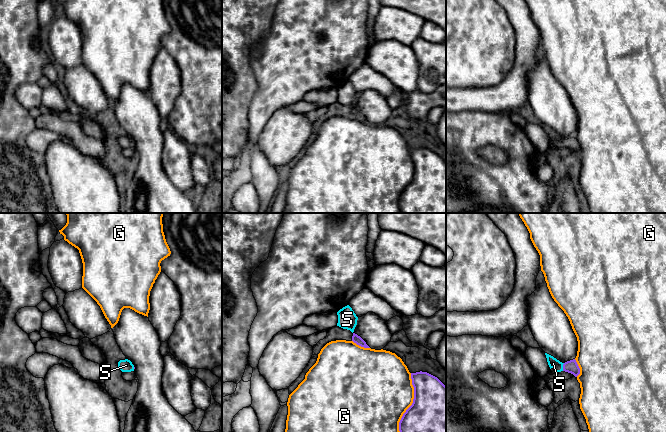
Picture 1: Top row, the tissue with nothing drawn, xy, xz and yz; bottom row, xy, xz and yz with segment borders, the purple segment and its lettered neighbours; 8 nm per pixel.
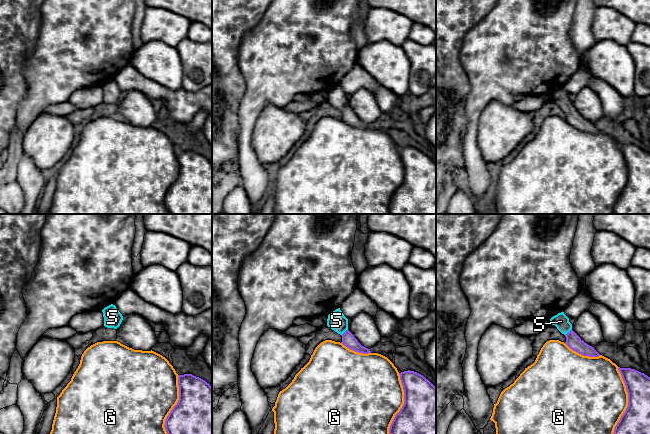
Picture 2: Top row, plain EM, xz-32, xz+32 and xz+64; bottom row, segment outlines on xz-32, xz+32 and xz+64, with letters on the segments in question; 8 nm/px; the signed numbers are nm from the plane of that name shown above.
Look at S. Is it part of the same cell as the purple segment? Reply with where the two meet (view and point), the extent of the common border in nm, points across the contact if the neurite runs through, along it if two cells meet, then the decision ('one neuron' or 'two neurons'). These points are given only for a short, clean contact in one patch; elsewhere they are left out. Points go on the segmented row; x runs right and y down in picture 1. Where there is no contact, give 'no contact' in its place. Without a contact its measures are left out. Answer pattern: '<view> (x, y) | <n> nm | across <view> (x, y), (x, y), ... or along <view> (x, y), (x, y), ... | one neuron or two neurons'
yz (563, 367) | 70 nm | across yz (571, 366), (563, 367), (553, 363) | one neuron

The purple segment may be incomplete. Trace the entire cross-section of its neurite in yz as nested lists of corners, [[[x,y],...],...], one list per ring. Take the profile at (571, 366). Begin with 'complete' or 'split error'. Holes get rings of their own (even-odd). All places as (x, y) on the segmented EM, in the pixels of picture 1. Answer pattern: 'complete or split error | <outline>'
split error | [[[547,353],[545,355],[550,369],[553,368],[556,372],[565,371],[573,374],[575,377],[580,374],[580,368],[575,359],[562,363]]]

